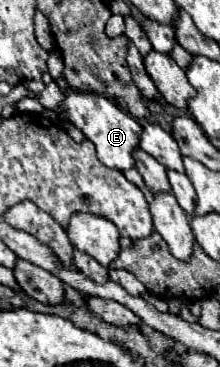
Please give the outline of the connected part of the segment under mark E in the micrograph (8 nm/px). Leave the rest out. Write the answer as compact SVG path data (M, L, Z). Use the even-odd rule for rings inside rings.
M70 90L70 92L66 92L66 104L62 110L58 110L58 116L60 116L60 120L74 124L90 142L94 142L98 160L104 166L108 166L112 170L120 170L120 172L134 168L132 152L138 148L142 124L136 118L132 118L130 114L122 112L122 108L116 102L112 102L110 98L106 98L102 94L98 94L98 100L96 100L96 94L92 94L92 92Z

